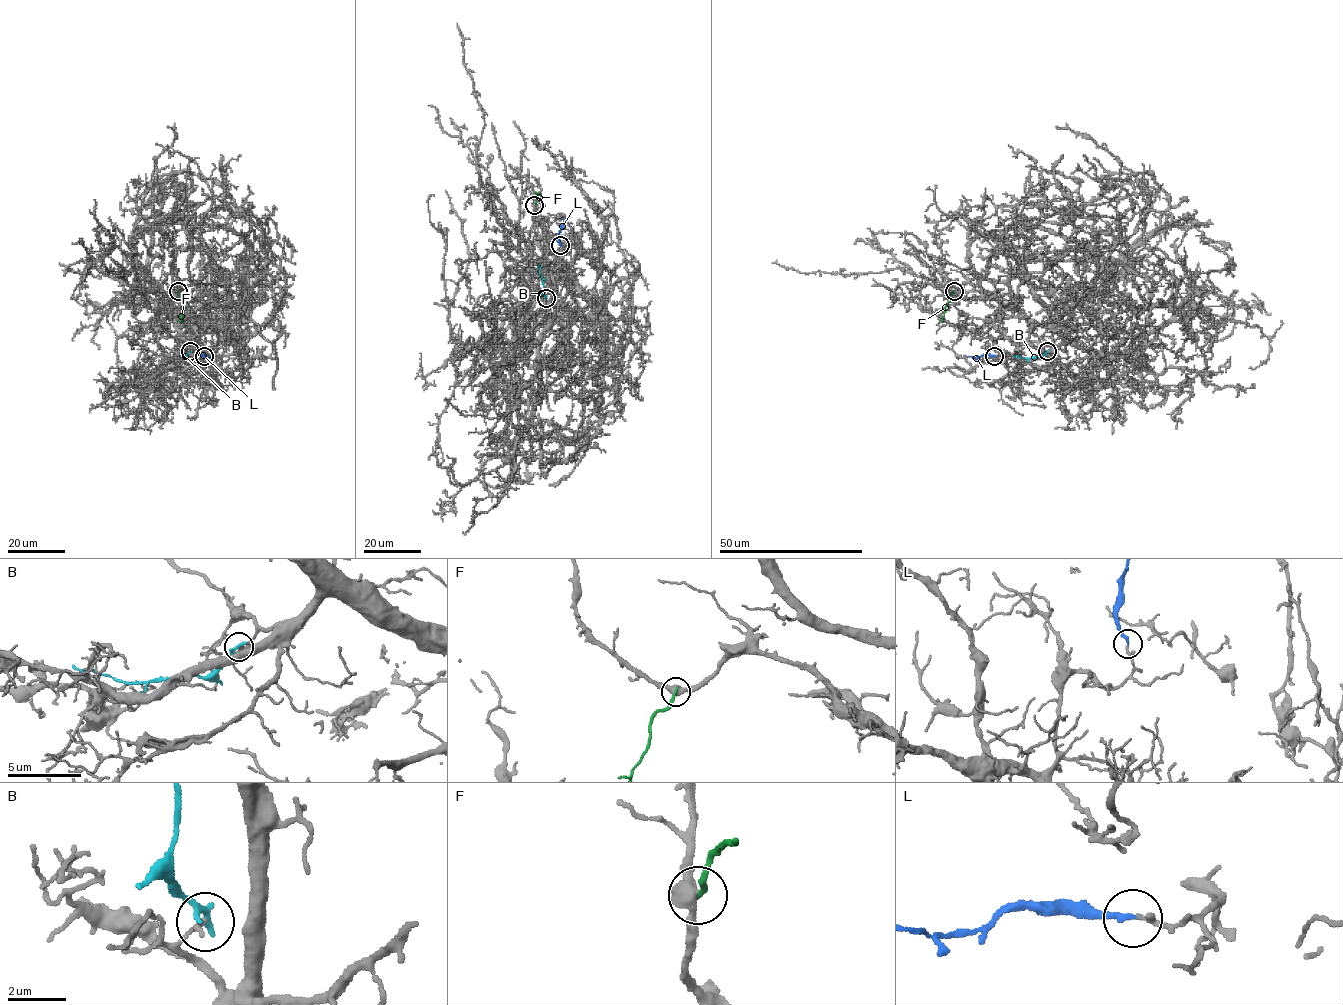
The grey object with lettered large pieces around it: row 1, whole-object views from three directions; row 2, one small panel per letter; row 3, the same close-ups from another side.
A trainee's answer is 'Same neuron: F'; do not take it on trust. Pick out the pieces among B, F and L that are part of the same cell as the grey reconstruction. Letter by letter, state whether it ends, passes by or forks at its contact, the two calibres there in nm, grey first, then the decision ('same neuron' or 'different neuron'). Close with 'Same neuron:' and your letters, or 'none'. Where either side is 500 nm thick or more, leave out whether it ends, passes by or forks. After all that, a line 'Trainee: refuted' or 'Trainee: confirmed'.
B: it passes by; 180 nm thick on the grey side, 200 nm on the other; different neuron
F: it ends there; 440 nm thick on the grey side, 220 nm on the other; different neuron
L: it ends there; 190 nm thick on the grey side, 200 nm on the other; different neuron
Same neuron: none
Trainee: refuted

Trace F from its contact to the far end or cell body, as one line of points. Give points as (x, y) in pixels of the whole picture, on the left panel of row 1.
F: (178, 291), (183, 306), (179, 321)

